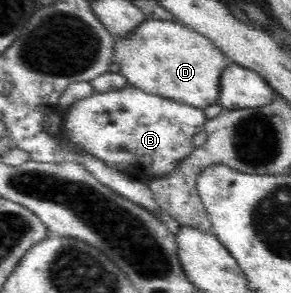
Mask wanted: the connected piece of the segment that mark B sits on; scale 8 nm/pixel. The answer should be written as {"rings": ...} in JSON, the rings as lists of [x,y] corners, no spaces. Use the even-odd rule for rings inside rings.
{"rings":[[[135,86],[101,93],[93,93],[89,98],[78,100],[71,105],[65,114],[62,134],[67,143],[77,149],[87,151],[111,168],[125,174],[149,182],[153,177],[165,176],[179,166],[196,147],[193,145],[193,136],[204,130],[205,110],[189,104],[180,103],[167,97],[149,94]]]}

